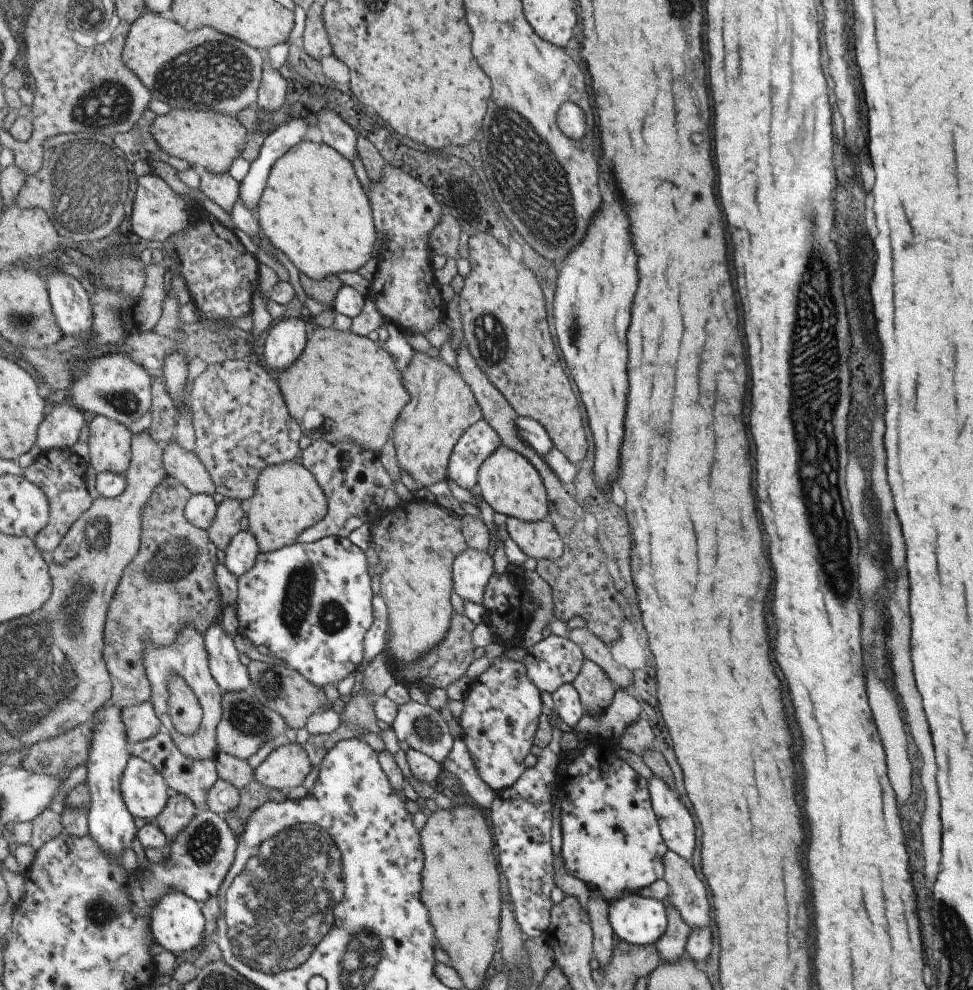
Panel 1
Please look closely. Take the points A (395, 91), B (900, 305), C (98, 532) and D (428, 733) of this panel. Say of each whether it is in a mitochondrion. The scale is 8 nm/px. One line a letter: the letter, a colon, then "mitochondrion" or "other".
A: other
B: other
C: mitochondrion
D: mitochondrion

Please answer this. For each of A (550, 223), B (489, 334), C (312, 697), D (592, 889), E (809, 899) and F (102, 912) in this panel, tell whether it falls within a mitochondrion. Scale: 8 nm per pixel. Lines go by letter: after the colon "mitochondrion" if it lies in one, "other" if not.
A: mitochondrion
B: mitochondrion
C: other
D: other
E: other
F: mitochondrion

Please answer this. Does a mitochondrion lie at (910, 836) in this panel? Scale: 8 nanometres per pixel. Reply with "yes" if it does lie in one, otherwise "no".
no

